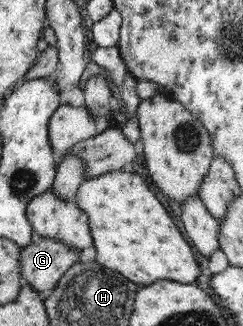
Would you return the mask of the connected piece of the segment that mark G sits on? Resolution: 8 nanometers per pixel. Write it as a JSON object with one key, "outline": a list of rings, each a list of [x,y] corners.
{"outline":[[[34,233],[31,236],[31,242],[19,251],[19,262],[21,263],[19,277],[23,283],[28,284],[33,290],[44,296],[54,289],[62,274],[76,263],[78,255],[80,255],[80,251]]]}

